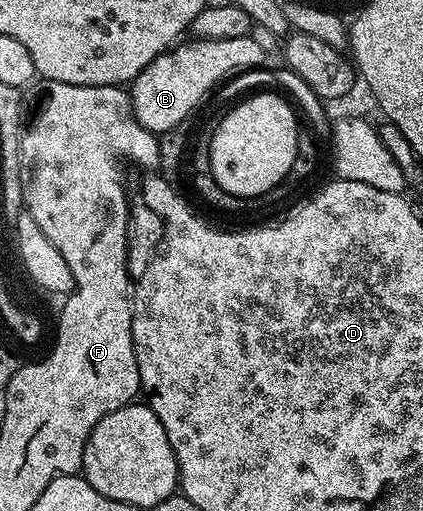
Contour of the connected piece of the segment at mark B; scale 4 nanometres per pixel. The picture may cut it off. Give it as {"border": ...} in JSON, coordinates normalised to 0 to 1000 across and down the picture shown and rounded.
{"border":[[[593,72],[534,76],[452,76],[418,86],[395,104],[378,104],[307,160],[312,225],[336,249],[381,264],[416,245],[447,235],[454,219],[482,198],[492,180],[508,176],[560,139],[617,133],[629,108]]]}

